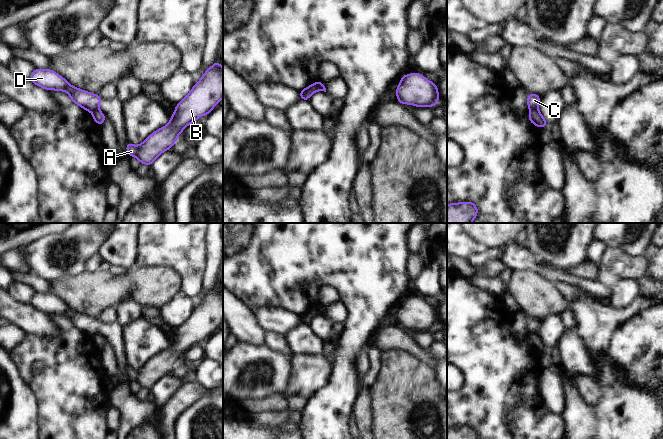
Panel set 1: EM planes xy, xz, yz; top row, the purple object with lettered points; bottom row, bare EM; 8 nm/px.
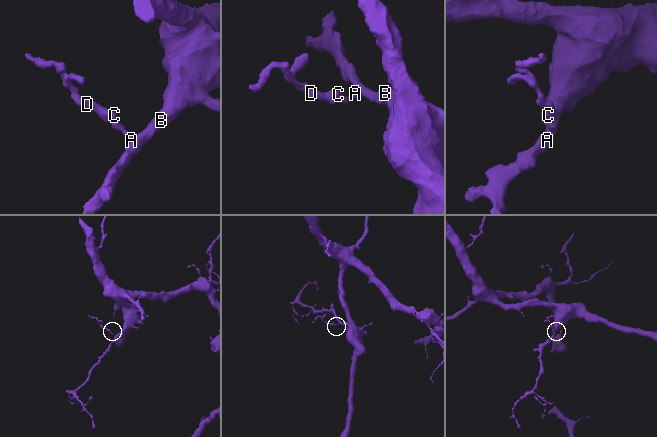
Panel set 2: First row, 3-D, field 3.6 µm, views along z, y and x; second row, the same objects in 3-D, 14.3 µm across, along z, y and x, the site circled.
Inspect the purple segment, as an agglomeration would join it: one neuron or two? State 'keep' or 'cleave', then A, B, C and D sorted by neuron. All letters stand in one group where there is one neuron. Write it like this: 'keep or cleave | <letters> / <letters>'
cleave | A B / C D

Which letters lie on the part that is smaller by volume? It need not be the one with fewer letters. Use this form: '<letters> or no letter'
C, D

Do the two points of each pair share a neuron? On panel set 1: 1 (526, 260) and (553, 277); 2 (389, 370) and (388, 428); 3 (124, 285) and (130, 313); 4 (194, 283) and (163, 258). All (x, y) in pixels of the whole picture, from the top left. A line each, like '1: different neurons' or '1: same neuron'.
1: same neuron
2: same neuron
3: different neurons
4: same neuron

